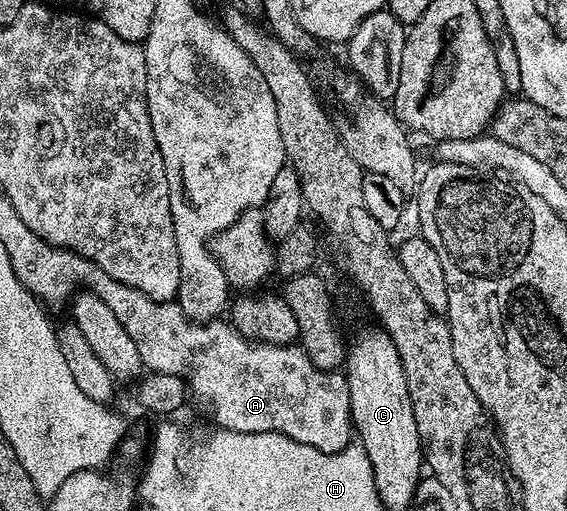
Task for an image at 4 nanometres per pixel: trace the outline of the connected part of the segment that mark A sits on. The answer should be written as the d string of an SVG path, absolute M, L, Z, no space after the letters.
M177 302L164 303L162 308L164 316L159 312L147 316L148 334L159 336L158 371L185 378L186 391L199 399L200 406L216 420L219 428L234 432L279 432L305 446L332 454L352 443L349 382L342 371L326 372L313 366L298 343L259 344L243 337L226 319L191 320Z

